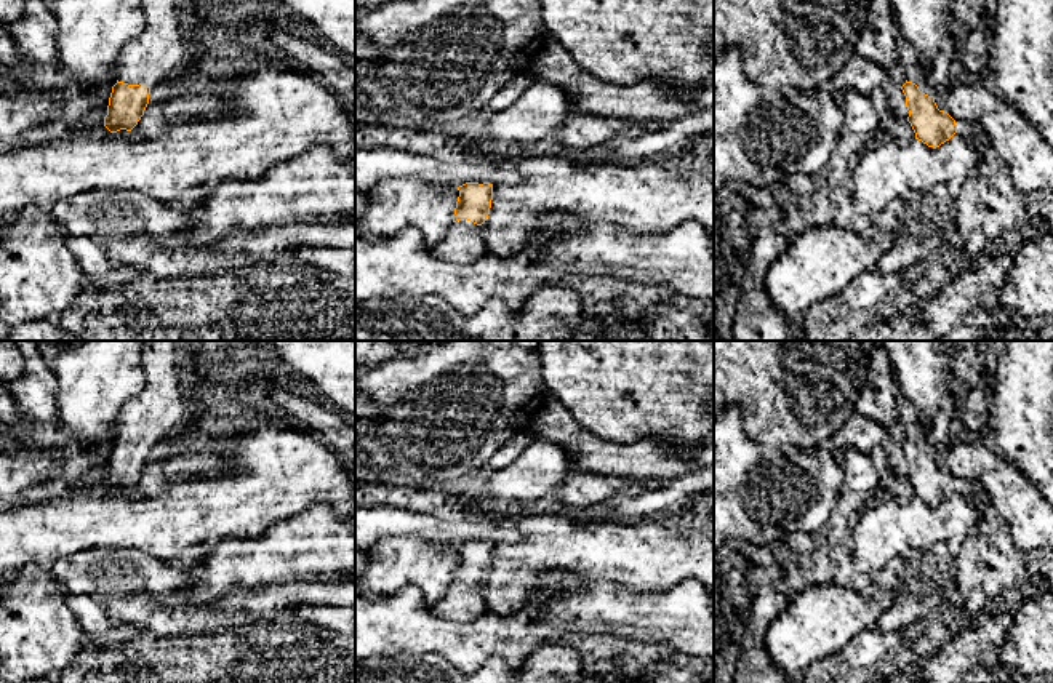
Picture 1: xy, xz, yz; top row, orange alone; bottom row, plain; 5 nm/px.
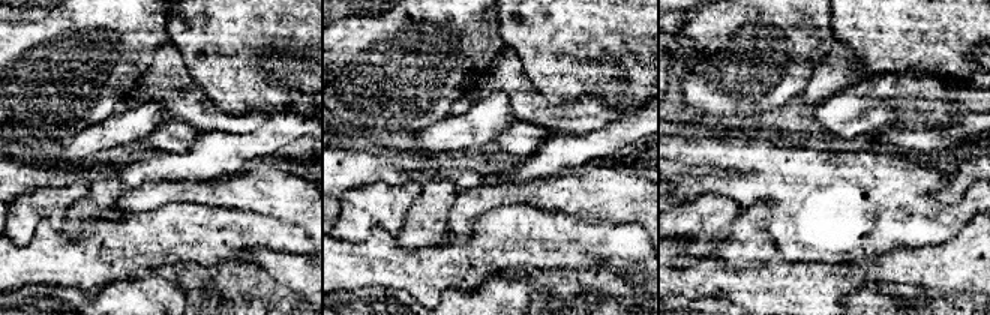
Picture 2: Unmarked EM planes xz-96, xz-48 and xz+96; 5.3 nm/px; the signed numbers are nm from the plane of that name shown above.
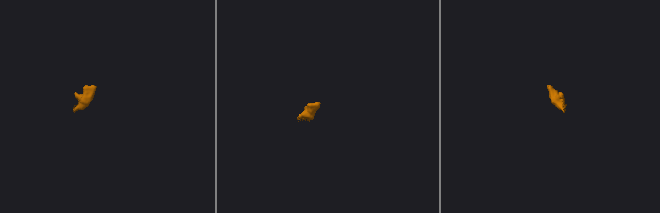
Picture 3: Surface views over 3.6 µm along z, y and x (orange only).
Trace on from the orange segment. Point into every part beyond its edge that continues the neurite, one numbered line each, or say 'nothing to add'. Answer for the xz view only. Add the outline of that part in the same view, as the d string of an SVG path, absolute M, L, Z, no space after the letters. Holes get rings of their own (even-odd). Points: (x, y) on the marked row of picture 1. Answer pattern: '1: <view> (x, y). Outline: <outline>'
1: xz (463, 242). Outline: M461 219L430 250L442 261L470 262L486 253L482 234L482 226Z

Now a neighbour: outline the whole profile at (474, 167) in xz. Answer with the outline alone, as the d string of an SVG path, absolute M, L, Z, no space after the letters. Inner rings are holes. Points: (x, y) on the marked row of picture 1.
M355 147L355 190L363 195L390 178L414 178L426 182L466 182L517 184L515 170L502 168L482 152L467 150L453 165L442 163L435 155L413 154L389 147Z

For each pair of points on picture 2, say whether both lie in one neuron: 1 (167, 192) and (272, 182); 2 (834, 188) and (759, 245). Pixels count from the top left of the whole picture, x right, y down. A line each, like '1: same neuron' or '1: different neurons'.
1: same neuron
2: different neurons

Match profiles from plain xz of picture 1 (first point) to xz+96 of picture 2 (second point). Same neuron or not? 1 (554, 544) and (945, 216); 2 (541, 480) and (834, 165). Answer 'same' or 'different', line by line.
1: same
2: different

